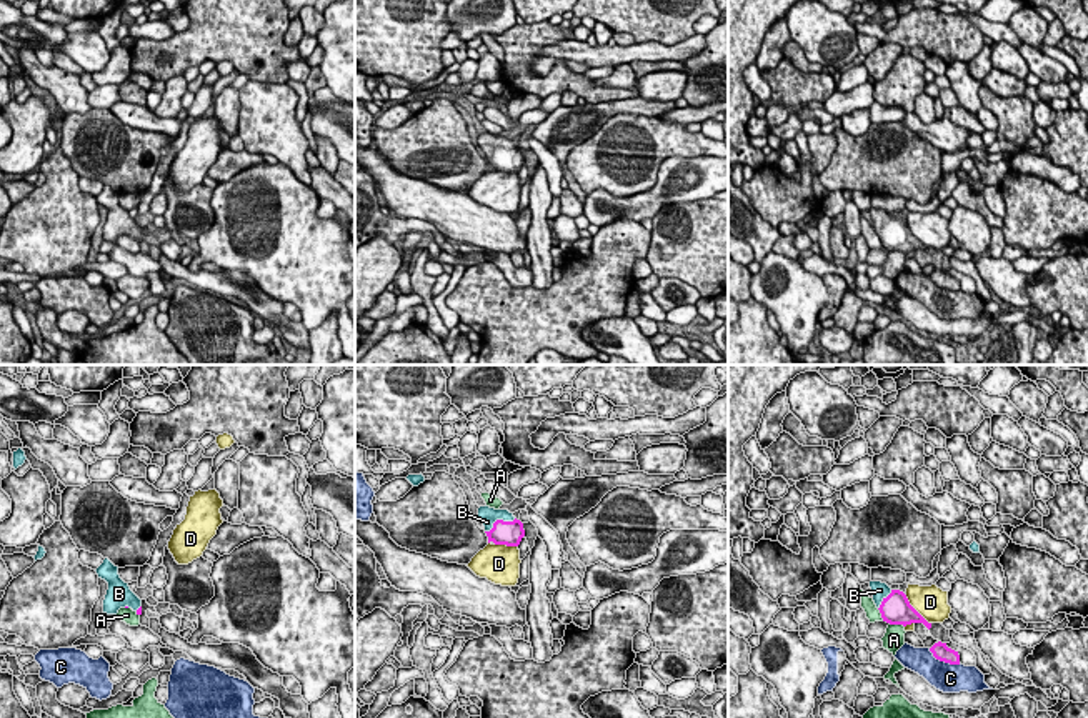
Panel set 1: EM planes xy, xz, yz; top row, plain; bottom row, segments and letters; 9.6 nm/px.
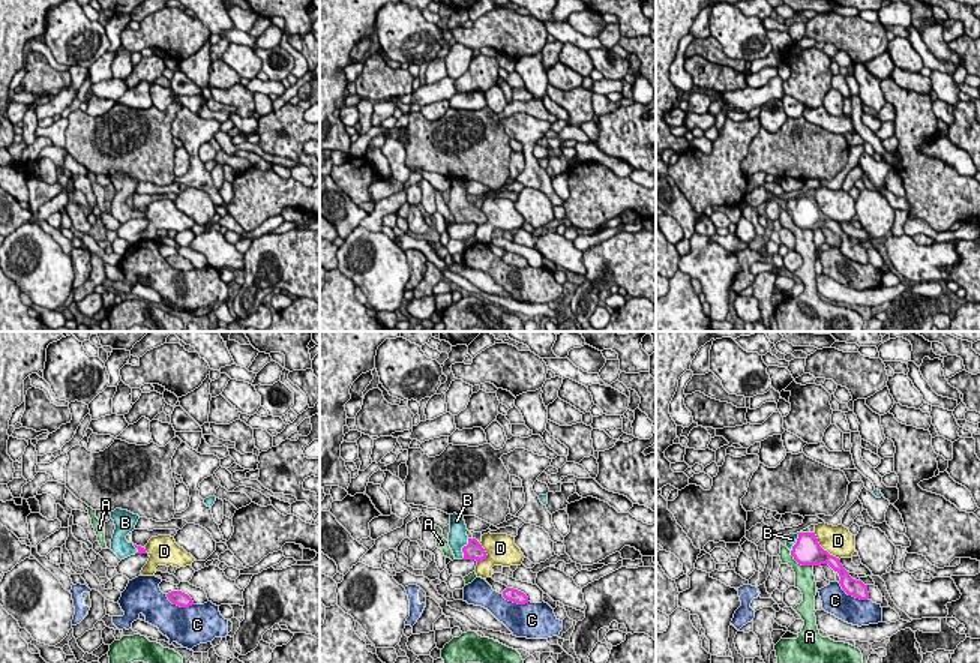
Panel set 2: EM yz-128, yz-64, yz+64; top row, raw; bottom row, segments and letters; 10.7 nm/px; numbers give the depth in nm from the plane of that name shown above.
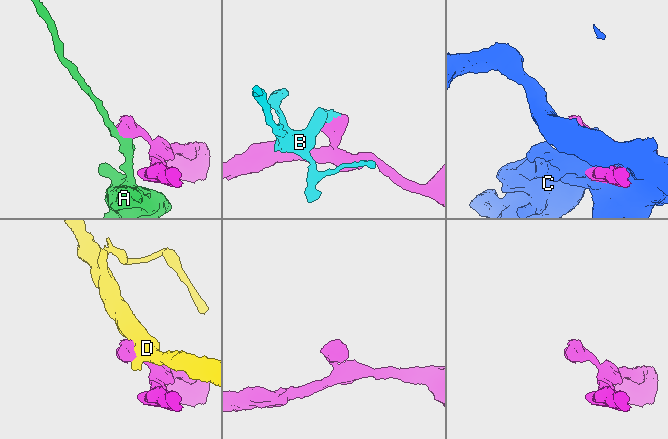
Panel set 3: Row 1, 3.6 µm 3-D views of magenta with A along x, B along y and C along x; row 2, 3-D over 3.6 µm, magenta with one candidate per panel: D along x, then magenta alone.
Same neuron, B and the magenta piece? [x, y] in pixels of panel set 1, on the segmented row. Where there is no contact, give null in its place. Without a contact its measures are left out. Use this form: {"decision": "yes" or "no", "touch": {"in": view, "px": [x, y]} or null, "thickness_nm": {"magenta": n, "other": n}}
{"decision": "yes", "touch": {"in": "xz", "px": [499, 520]}, "thickness_nm": {"magenta": 240, "other": 170}}

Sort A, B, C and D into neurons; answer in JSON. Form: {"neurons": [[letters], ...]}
{"neurons": [["A"], ["B"], ["C"], ["D"]]}

